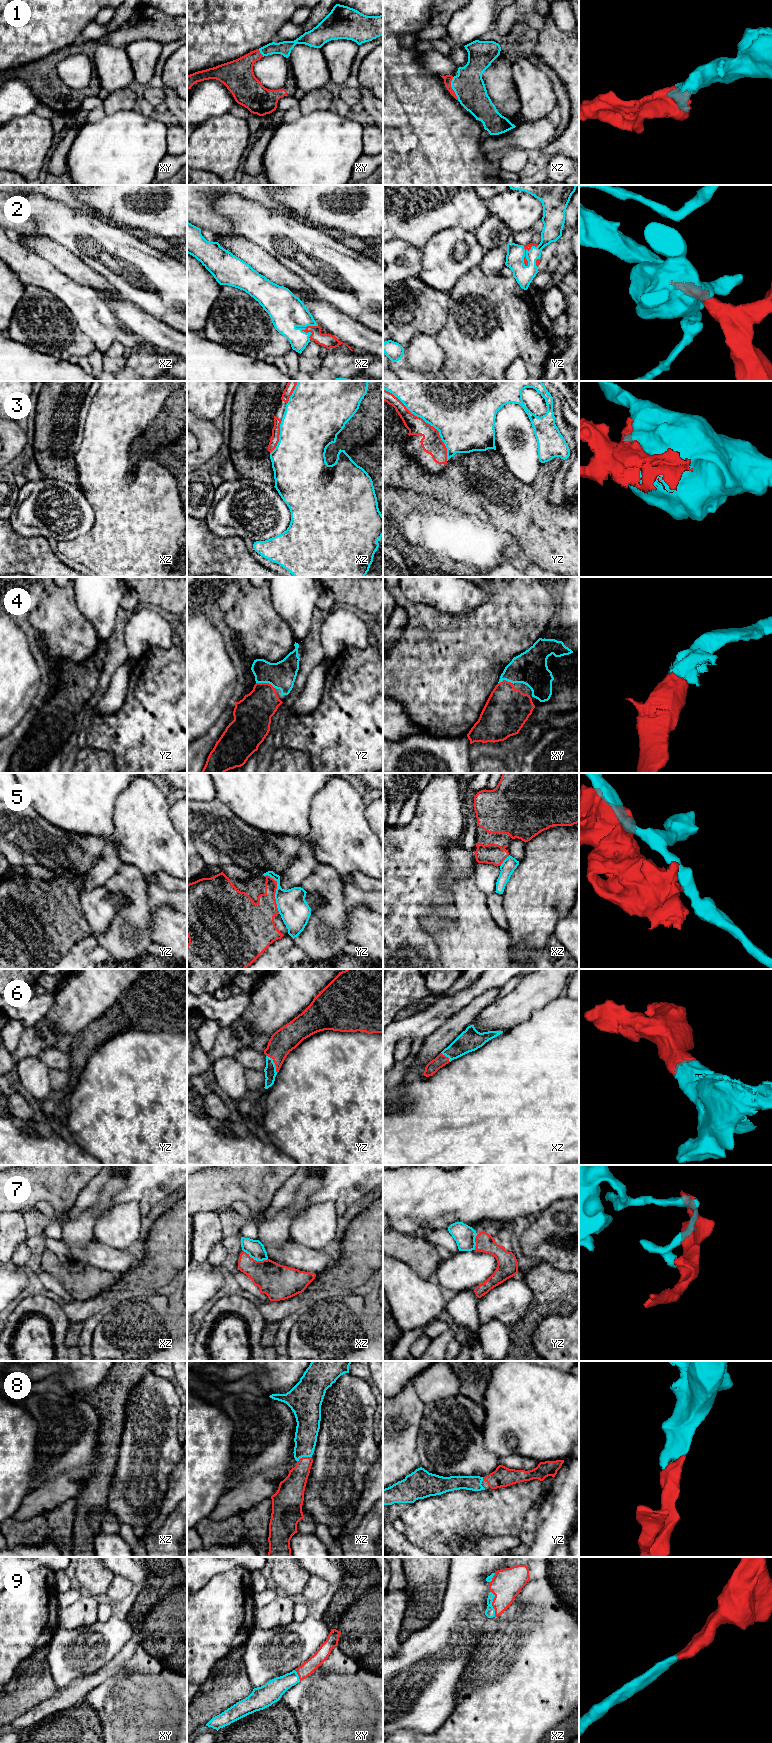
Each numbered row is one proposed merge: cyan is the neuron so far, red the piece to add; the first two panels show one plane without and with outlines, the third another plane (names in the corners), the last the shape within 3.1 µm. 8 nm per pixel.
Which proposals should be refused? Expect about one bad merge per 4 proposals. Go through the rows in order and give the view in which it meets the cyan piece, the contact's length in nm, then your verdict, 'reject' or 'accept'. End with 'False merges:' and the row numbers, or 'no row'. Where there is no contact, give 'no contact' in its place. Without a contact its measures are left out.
1: meets cyan in xz; contact 190 nm long; accept
2: meets cyan in yz; contact 200 nm long; accept
3: meets cyan in yz; contact 800 nm long; reject
4: meets cyan in yz; contact 180 nm long; accept
5: meets cyan in yz; contact 340 nm long; reject
6: meets cyan in yz; contact 170 nm long; accept
7: meets cyan in xz; contact 220 nm long; reject
8: meets cyan in xz; contact 130 nm long; accept
9: meets cyan in xz; contact 220 nm long; accept
False merges: 3, 5, 7

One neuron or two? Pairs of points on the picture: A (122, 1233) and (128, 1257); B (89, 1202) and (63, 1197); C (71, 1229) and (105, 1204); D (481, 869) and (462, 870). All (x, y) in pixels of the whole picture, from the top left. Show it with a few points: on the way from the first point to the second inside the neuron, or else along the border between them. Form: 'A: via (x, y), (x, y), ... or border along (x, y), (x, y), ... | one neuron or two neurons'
A: border along (103, 1243), (116, 1249), (129, 1249) | two neurons
B: border along (90, 1181), (78, 1194), (75, 1203), (69, 1210) | two neurons
C: via (80, 1228), (97, 1213) | one neuron
D: border along (476, 862), (474, 868), (475, 884), (482, 891) | two neurons

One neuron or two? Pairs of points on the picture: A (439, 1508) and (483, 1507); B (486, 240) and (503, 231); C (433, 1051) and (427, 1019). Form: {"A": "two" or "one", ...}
{"A": "one", "B": "one", "C": "two"}

